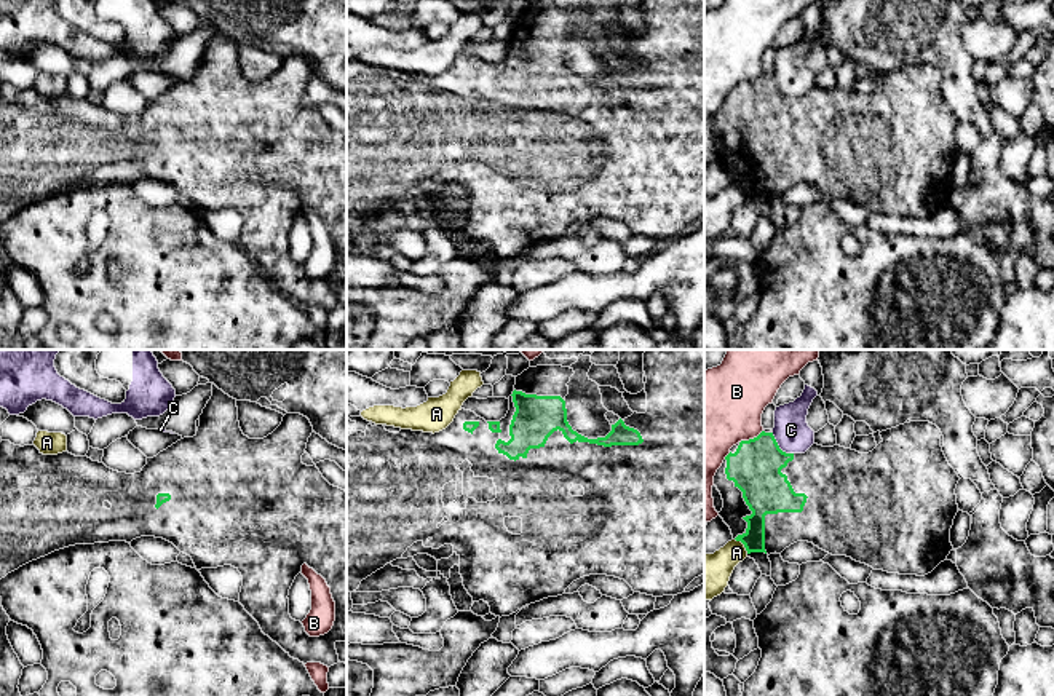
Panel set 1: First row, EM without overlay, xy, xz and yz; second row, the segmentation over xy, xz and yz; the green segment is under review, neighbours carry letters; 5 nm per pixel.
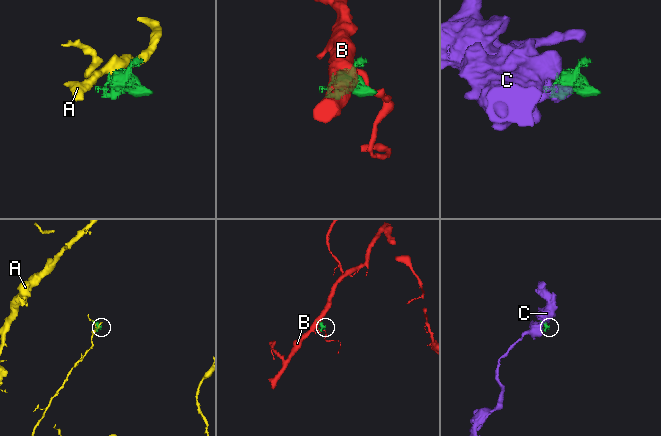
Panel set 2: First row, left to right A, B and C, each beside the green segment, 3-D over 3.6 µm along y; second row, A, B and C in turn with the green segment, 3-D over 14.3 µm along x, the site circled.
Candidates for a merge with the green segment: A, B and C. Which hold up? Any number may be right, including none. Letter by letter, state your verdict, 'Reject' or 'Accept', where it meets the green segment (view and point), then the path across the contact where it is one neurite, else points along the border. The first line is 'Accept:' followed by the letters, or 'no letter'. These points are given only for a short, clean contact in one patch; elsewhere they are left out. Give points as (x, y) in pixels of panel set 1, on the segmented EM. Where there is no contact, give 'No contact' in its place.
Accept: no letter
A: Reject. Touches green at yz (743, 543). Boundary: yz (735, 538), (748, 553)
B: Reject. Touches green at yz (751, 439)
C: Reject. Touches green at yz (778, 447). Boundary: yz (772, 433), (776, 444), (792, 454)

